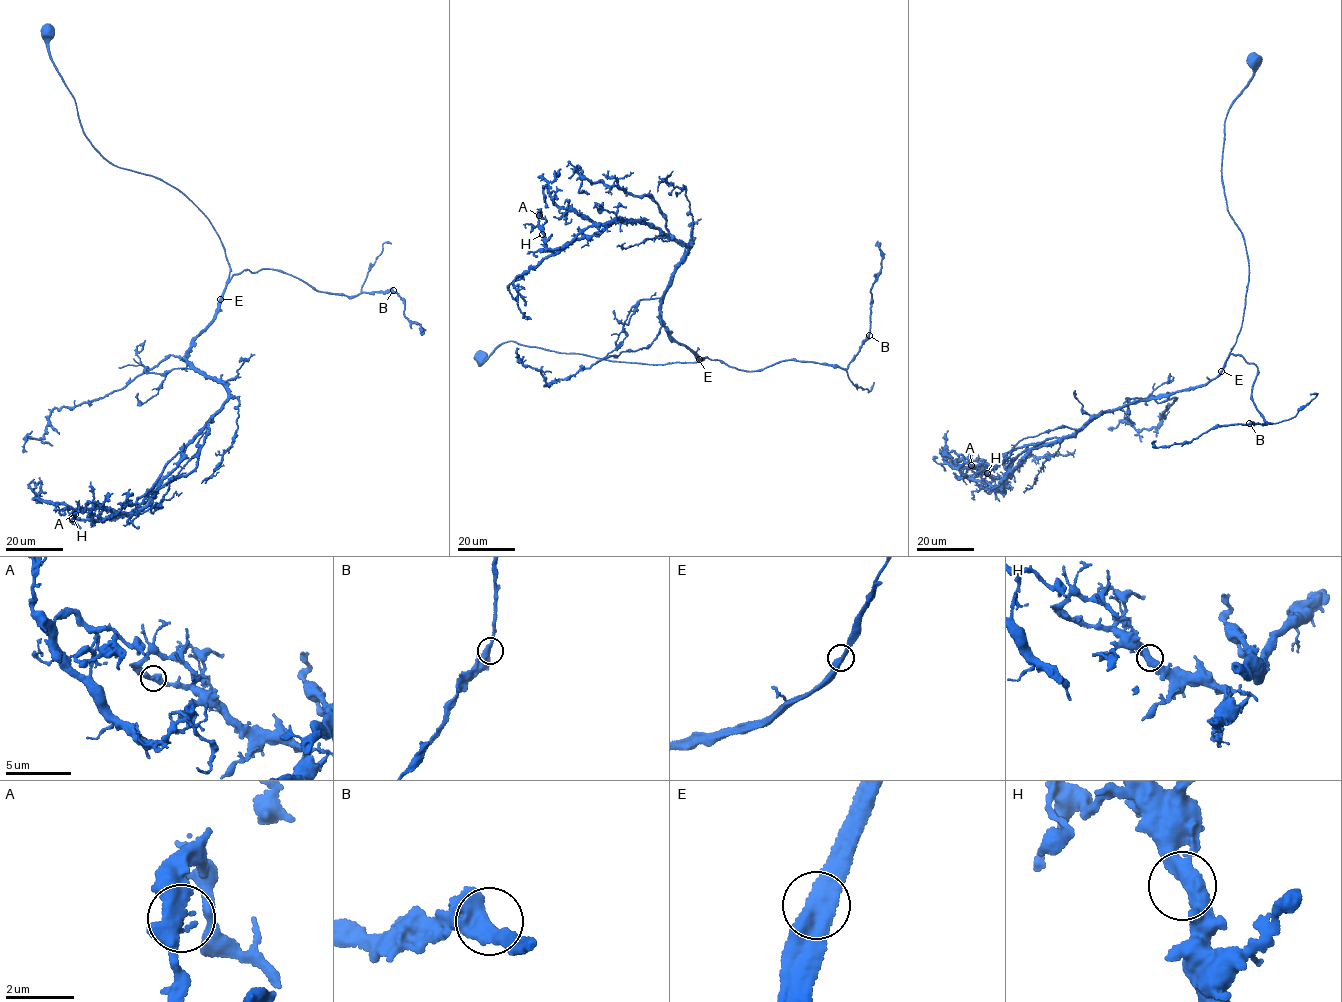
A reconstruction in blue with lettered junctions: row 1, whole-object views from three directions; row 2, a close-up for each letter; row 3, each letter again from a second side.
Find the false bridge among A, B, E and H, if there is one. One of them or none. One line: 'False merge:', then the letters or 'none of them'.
False merge: none of them

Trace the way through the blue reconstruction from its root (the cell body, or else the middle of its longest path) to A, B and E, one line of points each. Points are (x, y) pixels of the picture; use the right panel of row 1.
A: (1254, 57), (1224, 125), (1249, 272), (1222, 371), (1099, 412), (997, 489), (971, 465)
B: (1254, 57), (1224, 122), (1221, 171), (1249, 272), (1228, 356), (1258, 368), (1253, 401), (1272, 423), (1249, 423)
E: (1254, 57), (1252, 79), (1224, 125), (1222, 180), (1249, 272), (1242, 324), (1221, 371)

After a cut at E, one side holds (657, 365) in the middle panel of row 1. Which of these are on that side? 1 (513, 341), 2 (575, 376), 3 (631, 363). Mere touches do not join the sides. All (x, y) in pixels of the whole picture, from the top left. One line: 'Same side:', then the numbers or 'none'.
Same side: 1, 3

